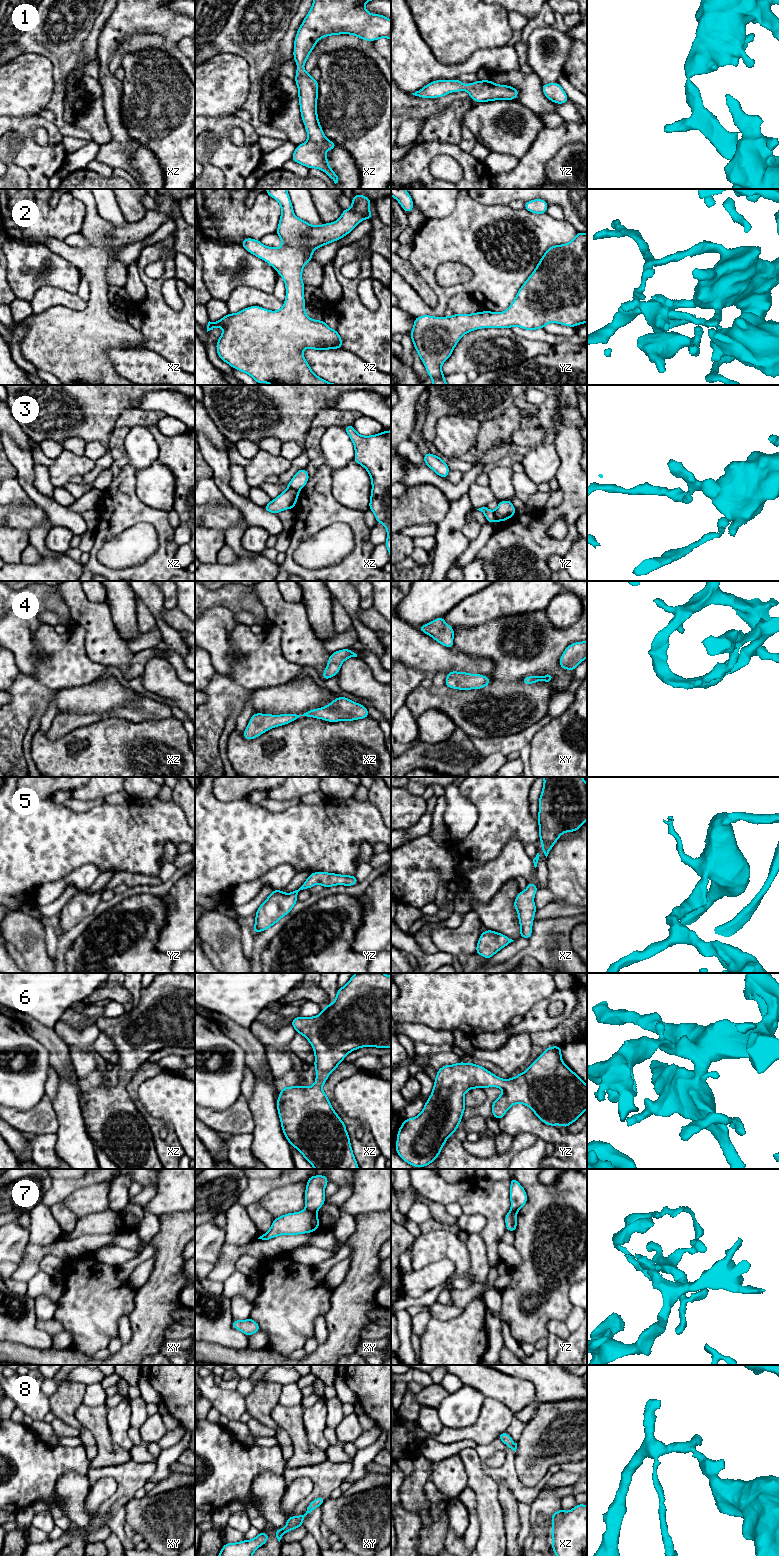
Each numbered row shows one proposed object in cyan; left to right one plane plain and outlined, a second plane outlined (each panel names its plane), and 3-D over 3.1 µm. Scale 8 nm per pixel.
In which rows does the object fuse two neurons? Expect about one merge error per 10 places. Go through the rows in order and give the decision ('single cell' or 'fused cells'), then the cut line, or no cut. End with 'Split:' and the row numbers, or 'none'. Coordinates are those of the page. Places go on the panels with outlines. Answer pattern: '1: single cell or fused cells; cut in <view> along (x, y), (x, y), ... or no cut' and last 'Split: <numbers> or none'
1: single cell; no cut
2: single cell; no cut
3: fused cells; cut in xz along (288, 487), (298, 491)
4: single cell; no cut
5: single cell; no cut
6: single cell; no cut
7: fused cells; cut in xy along (306, 1208), (315, 1213)
8: single cell; no cut
Split: 3, 7

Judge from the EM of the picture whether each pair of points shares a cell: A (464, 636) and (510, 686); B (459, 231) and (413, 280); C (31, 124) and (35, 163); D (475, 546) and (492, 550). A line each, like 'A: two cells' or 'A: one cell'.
A: one cell
B: two cells
C: one cell
D: two cells

